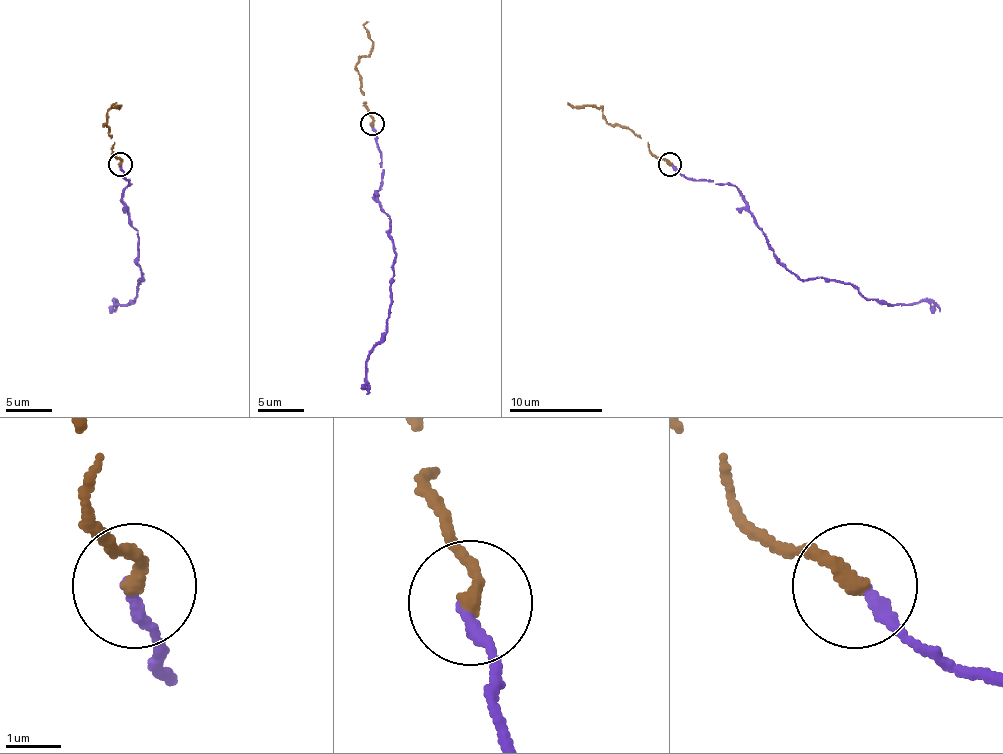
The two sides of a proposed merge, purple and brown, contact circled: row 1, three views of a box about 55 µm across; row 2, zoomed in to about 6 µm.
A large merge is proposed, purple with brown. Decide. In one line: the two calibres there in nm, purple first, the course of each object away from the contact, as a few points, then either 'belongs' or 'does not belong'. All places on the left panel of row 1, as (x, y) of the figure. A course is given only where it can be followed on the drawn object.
calibres 240 and 280 nm; course purple (119, 163), (131, 184), (122, 191), (138, 231), (143, 280), (131, 301), (115, 301), (115, 312); course brown (119, 163), (112, 152), (115, 142), (105, 124), (105, 115), (119, 105), (112, 105), (117, 103); belongs

